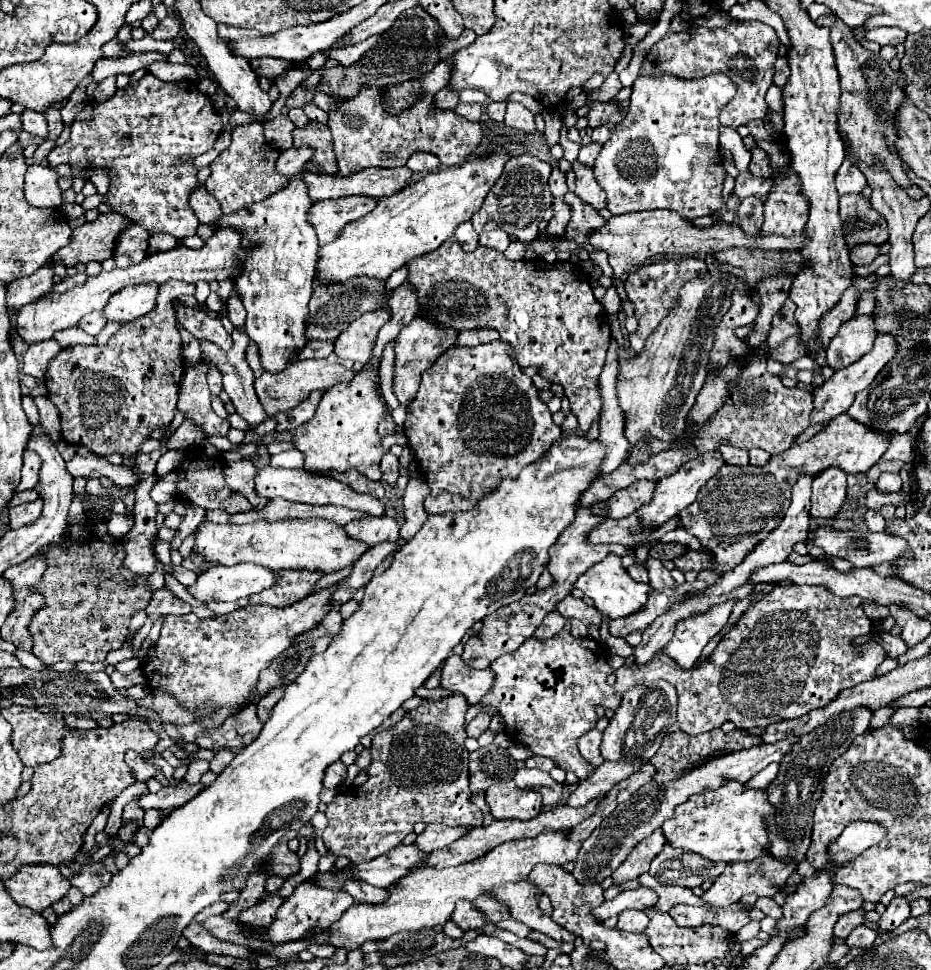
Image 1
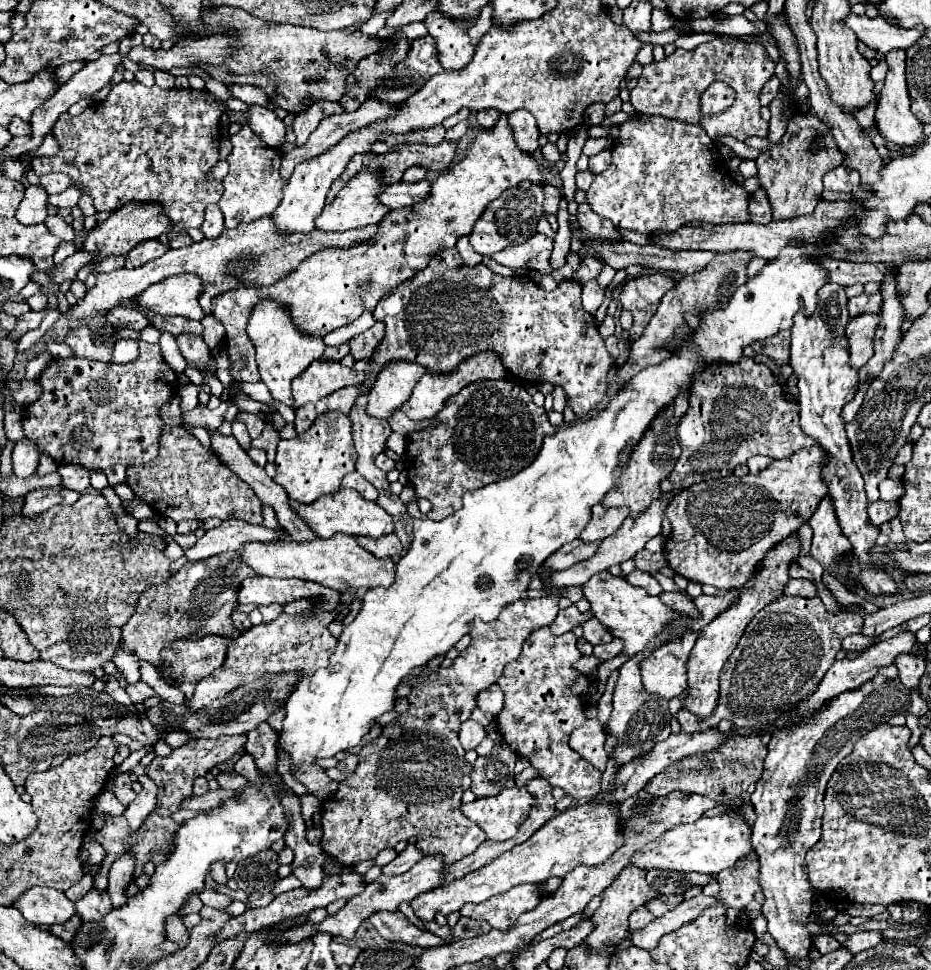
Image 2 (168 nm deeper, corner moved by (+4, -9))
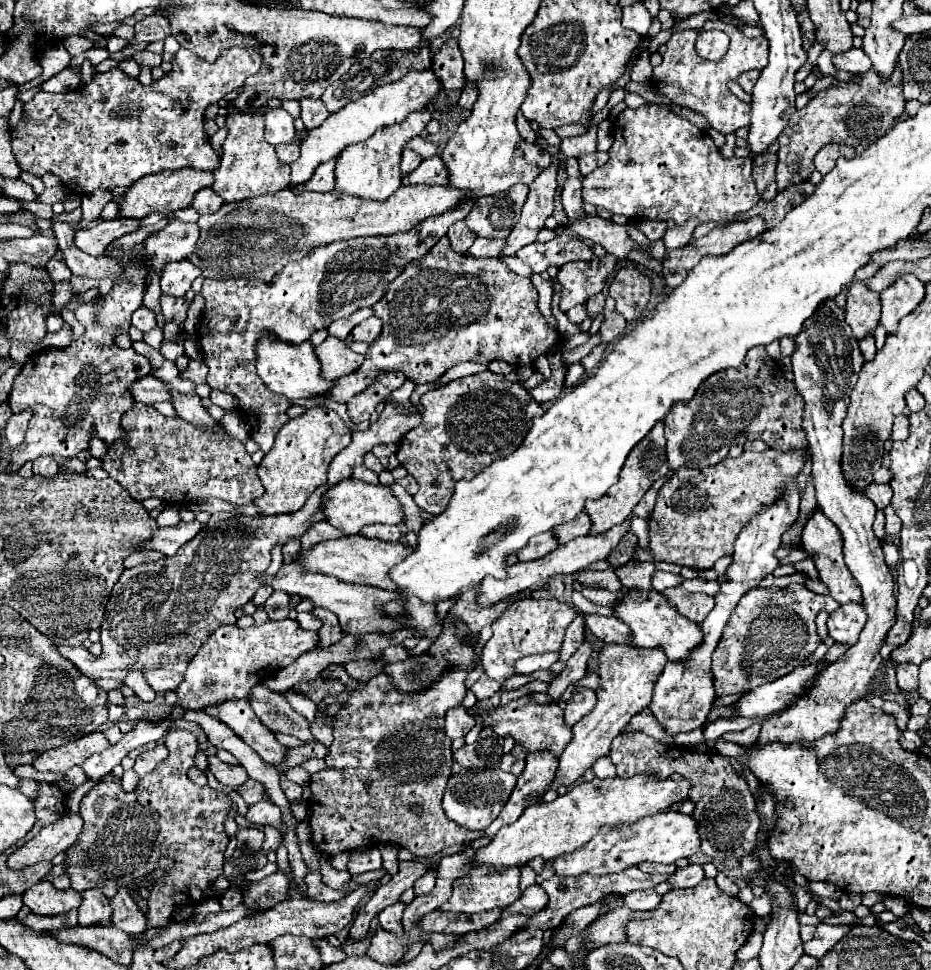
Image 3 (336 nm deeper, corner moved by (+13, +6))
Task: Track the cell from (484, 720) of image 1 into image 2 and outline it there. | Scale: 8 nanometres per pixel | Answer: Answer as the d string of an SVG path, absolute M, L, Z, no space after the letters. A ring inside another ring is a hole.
M467 719L467 721L461 725L461 729L459 729L459 743L463 745L465 751L475 749L483 739L485 739L485 729L483 729L483 725L479 725L477 721Z

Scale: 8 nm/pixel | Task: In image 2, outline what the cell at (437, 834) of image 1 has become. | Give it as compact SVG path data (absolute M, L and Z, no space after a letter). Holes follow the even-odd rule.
M407 845L407 849L405 849L403 853L399 853L399 857L393 859L389 865L385 865L381 871L383 871L383 875L389 875L389 877L393 877L393 875L403 875L403 873L407 873L421 857L425 857L421 849L417 849L415 845Z

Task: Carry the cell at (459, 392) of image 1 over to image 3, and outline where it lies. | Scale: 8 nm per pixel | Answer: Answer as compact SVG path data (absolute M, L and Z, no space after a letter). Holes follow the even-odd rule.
M490 370L452 380L436 392L426 392L420 402L424 406L422 424L402 436L398 460L420 486L414 502L432 516L448 506L456 480L474 478L500 456L494 452L514 452L526 438L532 418L544 414L522 384L512 384Z

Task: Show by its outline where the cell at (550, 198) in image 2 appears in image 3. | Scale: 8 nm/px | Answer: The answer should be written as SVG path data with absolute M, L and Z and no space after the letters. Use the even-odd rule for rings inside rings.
M550 166L532 180L518 226L514 226L514 230L510 232L506 248L502 250L500 256L514 256L522 246L536 240L540 228L544 228L546 218L554 210L554 194L556 194L556 166Z

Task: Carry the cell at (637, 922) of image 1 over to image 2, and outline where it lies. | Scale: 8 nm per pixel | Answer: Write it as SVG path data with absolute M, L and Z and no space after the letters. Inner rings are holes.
M639 907L639 909L633 911L631 917L629 917L629 931L635 931L635 929L639 929L639 927L645 927L647 923L651 923L651 919L655 919L655 917L651 915L651 911L649 911L647 907Z

